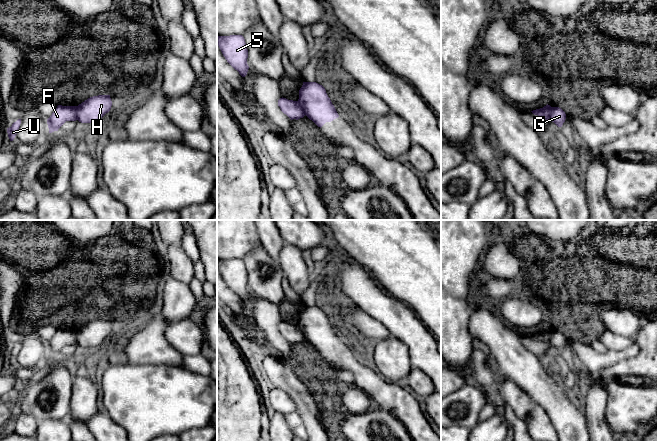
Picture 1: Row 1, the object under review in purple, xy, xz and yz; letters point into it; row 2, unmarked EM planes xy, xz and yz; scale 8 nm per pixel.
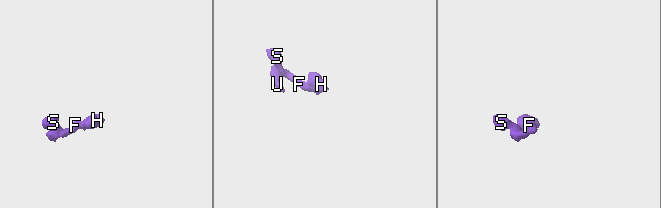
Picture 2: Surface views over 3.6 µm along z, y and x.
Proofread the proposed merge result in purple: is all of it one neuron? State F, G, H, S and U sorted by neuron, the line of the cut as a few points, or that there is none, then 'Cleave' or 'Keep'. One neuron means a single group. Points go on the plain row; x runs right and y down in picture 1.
Groups: F G S U / H. Split along xy (75, 330), (77, 343). Cleave

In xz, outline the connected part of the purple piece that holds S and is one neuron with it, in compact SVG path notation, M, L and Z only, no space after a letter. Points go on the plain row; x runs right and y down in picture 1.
M242 259L217 260L217 269L227 286L239 296L242 301L247 299L248 274Z

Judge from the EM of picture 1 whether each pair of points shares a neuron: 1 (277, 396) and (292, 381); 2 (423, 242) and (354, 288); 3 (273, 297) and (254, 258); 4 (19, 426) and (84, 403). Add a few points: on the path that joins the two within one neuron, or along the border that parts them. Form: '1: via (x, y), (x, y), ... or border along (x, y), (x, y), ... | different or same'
1: border along (284, 389), (274, 388), (266, 399) | different
2: border along (355, 261), (361, 264), (389, 293) | different
3: via (266, 287), (257, 277), (256, 268) | same
4: border along (71, 383), (70, 412), (68, 414) | different

